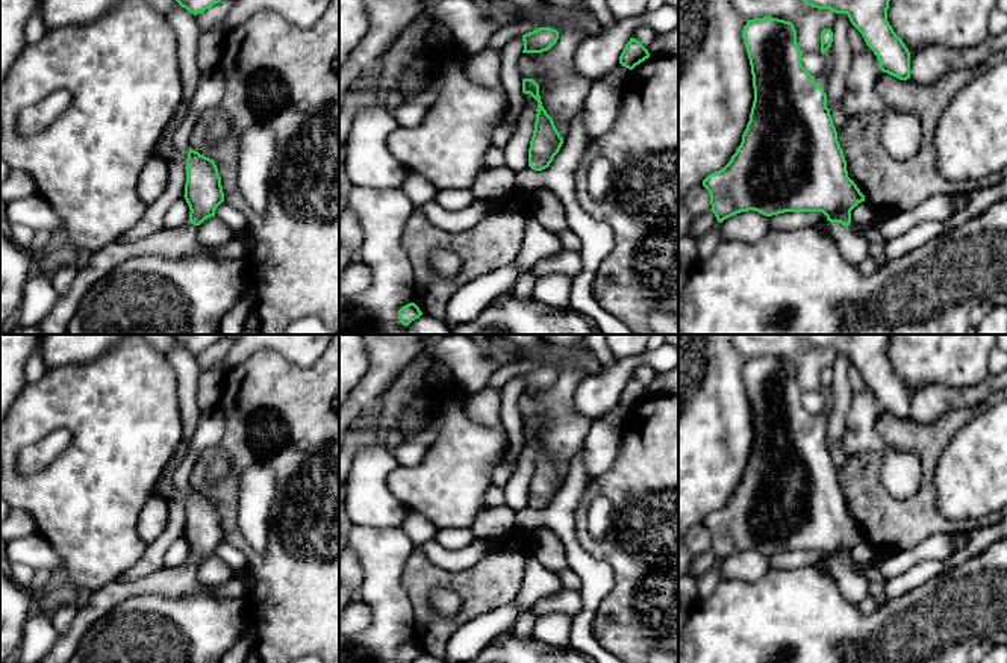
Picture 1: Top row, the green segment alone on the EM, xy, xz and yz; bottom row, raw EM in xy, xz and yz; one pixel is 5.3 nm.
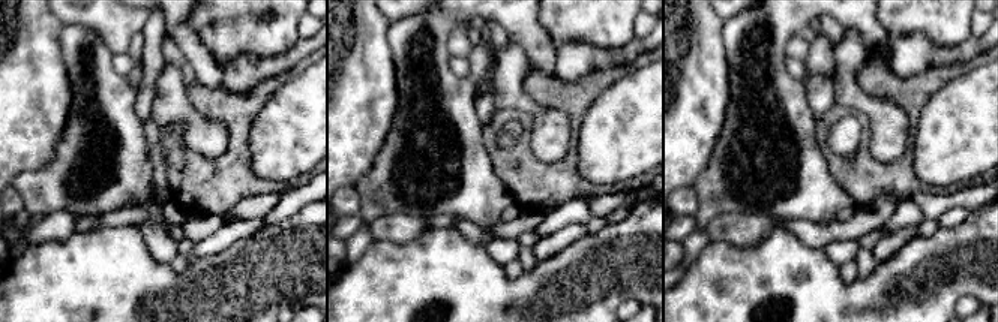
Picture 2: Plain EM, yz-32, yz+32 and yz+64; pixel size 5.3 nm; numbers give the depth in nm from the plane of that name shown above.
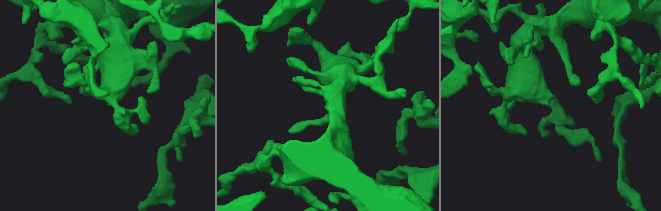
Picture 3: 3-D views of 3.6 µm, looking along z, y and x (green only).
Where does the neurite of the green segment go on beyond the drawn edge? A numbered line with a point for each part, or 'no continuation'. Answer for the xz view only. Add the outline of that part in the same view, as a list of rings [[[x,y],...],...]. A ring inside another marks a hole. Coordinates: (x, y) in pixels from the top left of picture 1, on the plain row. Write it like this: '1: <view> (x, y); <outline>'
no continuation

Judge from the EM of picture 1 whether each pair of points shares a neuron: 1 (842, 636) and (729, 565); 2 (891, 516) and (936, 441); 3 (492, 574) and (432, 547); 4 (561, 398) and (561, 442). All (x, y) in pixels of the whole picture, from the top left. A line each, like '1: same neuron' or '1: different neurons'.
1: different neurons
2: same neuron
3: different neurons
4: same neuron

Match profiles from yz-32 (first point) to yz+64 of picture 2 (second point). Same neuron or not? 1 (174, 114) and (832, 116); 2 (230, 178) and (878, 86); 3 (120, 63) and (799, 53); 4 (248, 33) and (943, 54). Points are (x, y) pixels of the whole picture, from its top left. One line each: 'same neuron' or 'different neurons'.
1: different neurons
2: same neuron
3: different neurons
4: different neurons

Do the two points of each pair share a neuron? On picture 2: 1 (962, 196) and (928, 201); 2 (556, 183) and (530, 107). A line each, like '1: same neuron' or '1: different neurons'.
1: same neuron
2: different neurons

